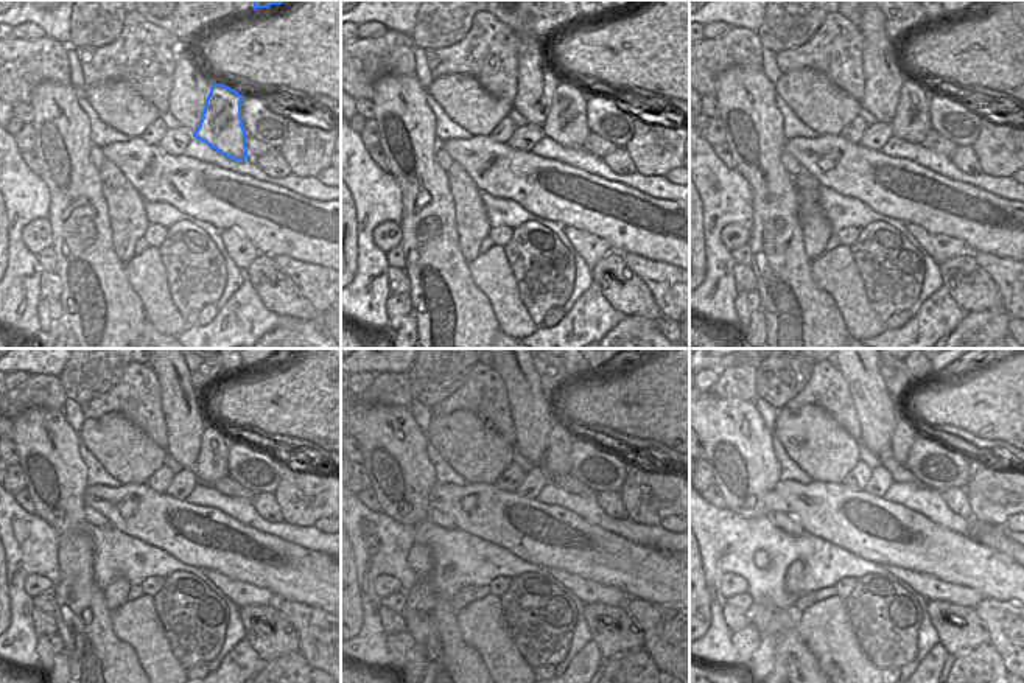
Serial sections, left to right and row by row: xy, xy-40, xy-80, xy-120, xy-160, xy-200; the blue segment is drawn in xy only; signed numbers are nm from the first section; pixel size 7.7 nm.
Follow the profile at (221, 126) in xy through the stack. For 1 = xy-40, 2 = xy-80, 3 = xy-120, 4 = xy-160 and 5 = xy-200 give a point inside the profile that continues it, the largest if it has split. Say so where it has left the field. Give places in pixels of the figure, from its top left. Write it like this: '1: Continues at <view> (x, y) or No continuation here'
1: Continues at xy-40 (567, 123)
2: Continues at xy-80 (911, 122)
3: Continues at xy-120 (212, 462)
4: Continues at xy-160 (557, 461)
5: Continues at xy-200 (904, 434).

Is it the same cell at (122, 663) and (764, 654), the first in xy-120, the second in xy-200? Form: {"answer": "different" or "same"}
{"answer": "different"}

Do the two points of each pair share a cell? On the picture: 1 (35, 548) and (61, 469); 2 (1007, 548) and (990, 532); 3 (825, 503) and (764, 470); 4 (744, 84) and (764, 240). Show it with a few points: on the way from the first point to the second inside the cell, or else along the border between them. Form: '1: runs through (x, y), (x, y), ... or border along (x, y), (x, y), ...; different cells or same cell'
1: border along (35, 514), (56, 532), (58, 556); different cells
2: runs through (1002, 543), (995, 537); same cell
3: border along (780, 478), (764, 498), (766, 512); different cells
4: runs through (753, 123), (757, 156), (768, 173), (768, 201); same cell

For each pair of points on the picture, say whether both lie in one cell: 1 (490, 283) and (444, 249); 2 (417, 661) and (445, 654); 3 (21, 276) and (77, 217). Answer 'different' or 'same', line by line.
1: different
2: different
3: different

